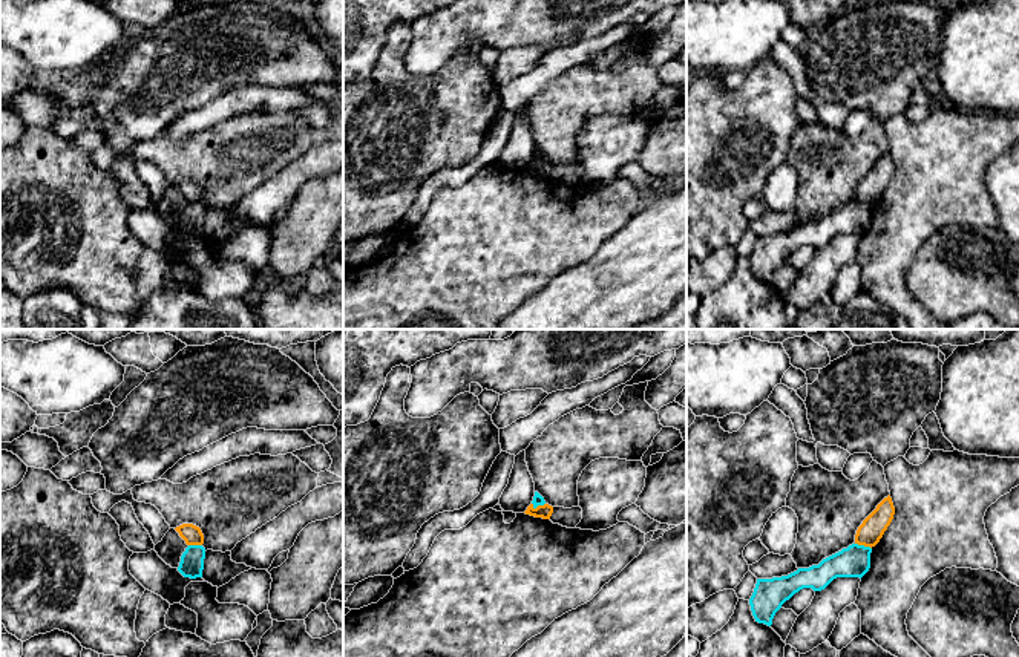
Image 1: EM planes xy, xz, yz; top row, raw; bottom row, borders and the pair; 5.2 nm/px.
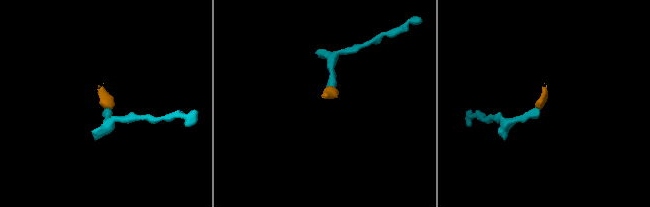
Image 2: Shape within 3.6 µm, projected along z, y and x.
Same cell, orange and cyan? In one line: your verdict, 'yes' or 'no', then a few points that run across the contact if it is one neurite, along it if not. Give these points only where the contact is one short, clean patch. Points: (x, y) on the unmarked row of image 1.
no; line yz (855, 199), (871, 205)

